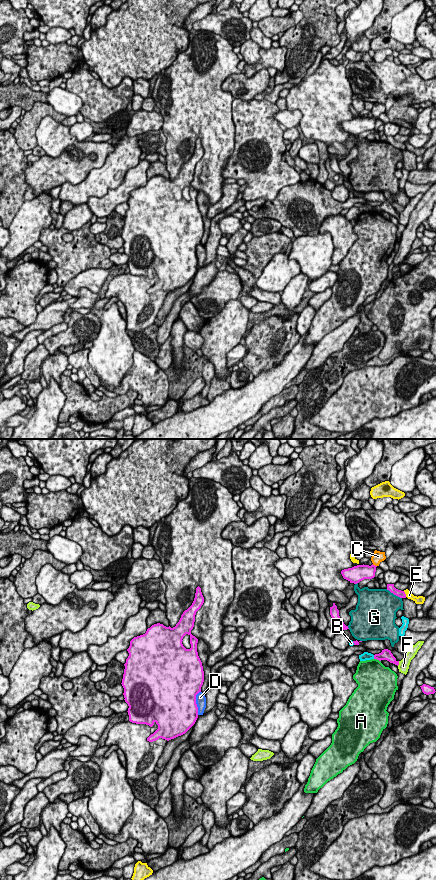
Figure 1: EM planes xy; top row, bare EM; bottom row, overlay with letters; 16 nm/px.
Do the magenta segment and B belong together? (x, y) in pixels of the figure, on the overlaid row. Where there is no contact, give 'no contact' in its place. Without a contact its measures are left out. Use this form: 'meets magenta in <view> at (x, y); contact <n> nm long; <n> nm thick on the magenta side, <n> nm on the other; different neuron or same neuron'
meets magenta in xy at (374, 657); contact 70 nm long; 170 nm thick on the magenta side, 130 nm on the other; different neuron

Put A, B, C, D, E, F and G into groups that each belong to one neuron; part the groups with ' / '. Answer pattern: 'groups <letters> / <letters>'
groups A / B E / C / D / F / G

